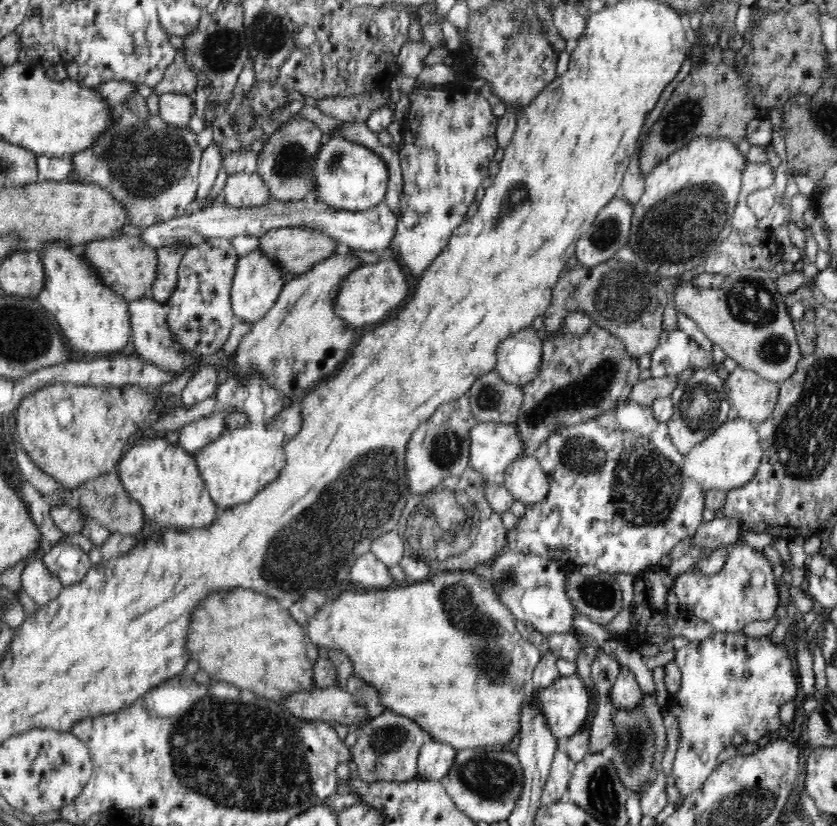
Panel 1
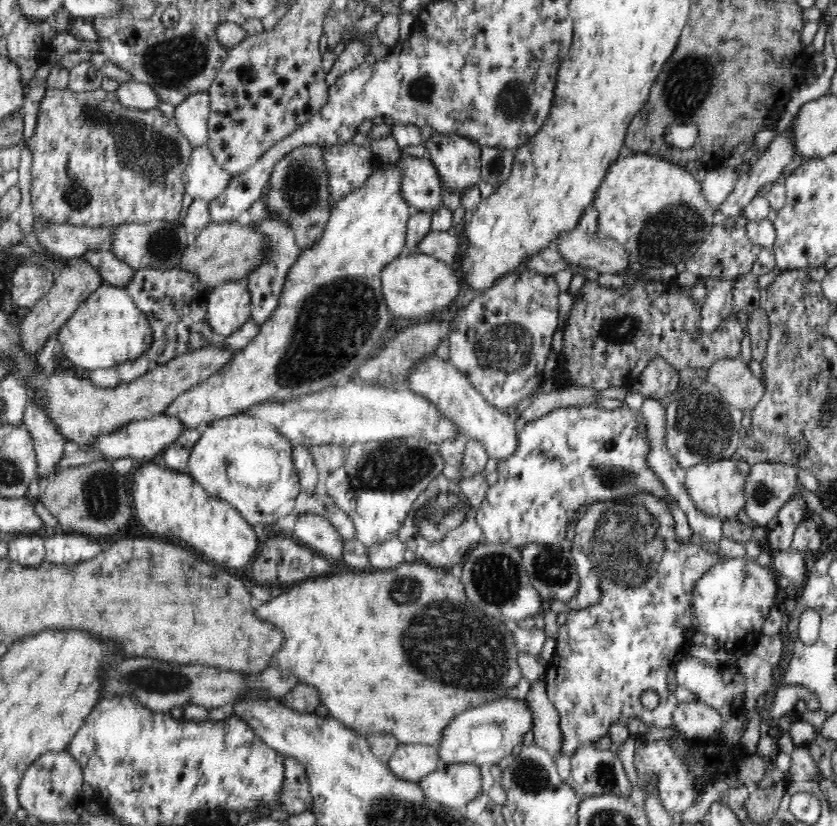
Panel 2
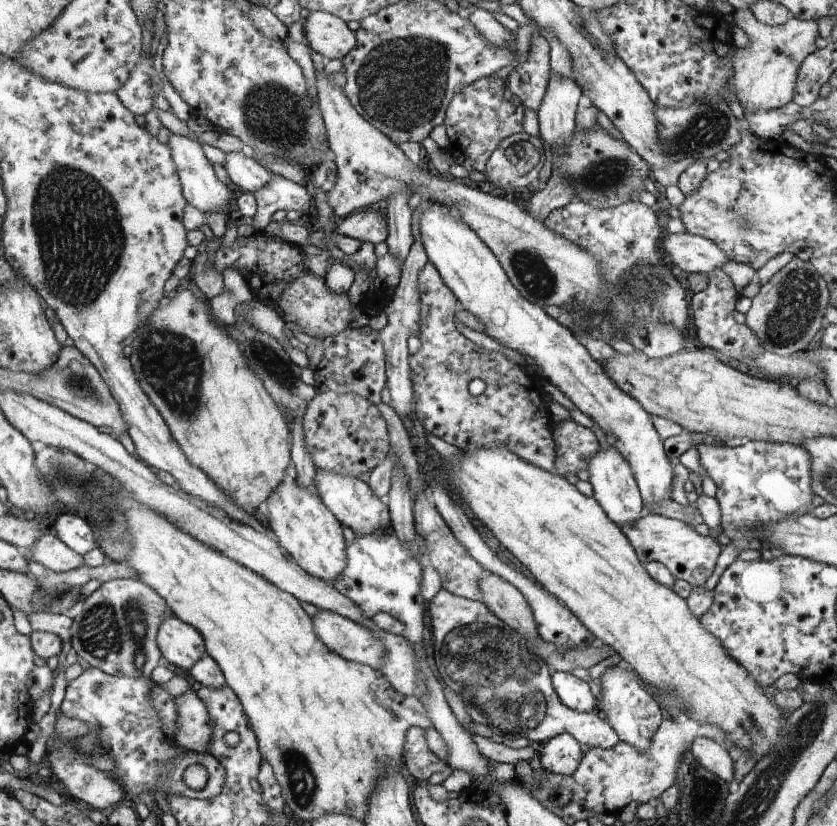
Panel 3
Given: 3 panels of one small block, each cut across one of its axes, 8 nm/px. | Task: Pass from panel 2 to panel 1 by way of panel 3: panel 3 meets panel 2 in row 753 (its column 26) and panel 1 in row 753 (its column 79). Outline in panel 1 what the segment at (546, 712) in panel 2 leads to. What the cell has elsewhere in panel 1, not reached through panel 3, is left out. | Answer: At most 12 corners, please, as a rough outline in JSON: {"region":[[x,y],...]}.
{"region":[[558,743],[543,786],[541,804],[566,797],[575,767]]}

